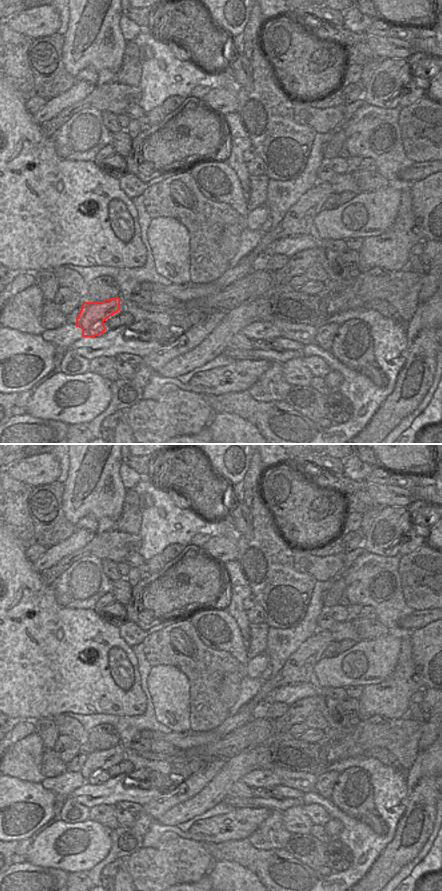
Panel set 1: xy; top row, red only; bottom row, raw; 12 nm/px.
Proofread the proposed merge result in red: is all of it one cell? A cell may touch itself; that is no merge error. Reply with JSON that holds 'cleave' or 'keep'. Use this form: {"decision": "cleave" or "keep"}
{"decision": "cleave"}

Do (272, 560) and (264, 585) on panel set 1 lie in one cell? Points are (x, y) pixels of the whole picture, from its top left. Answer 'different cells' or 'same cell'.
same cell

